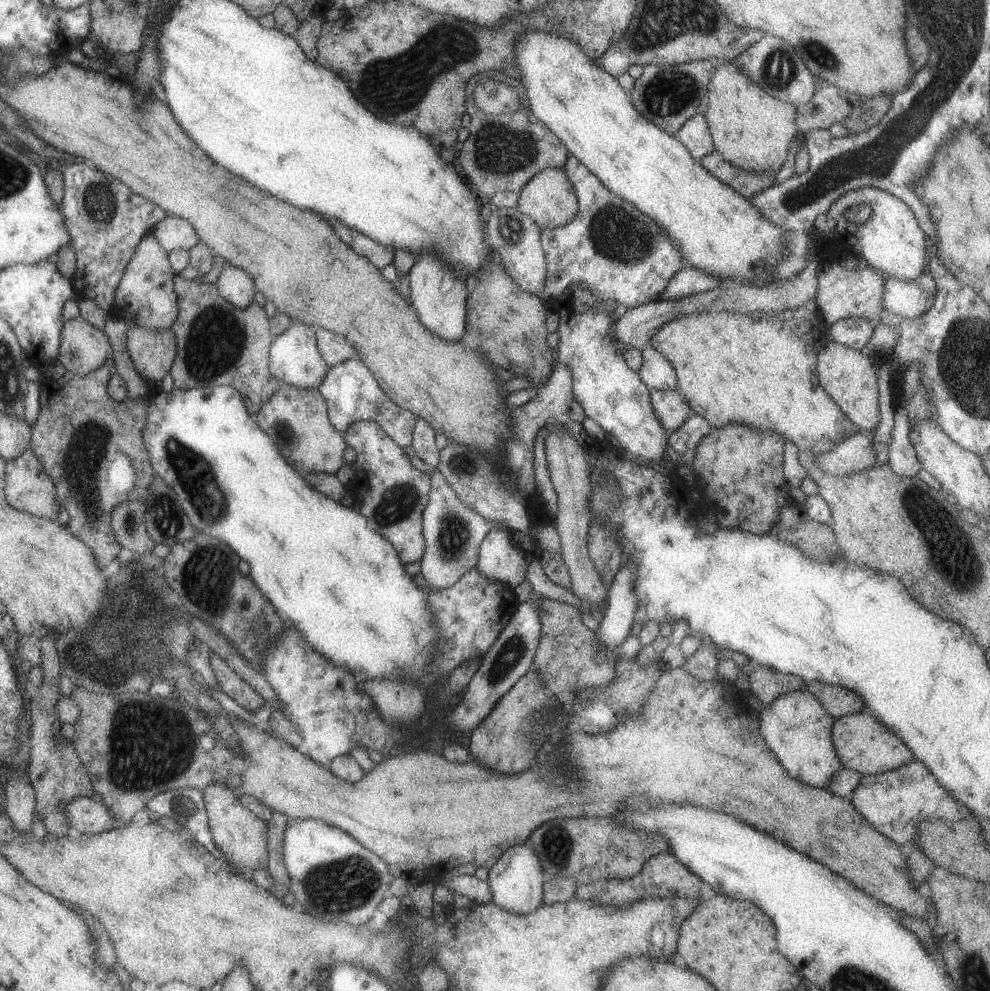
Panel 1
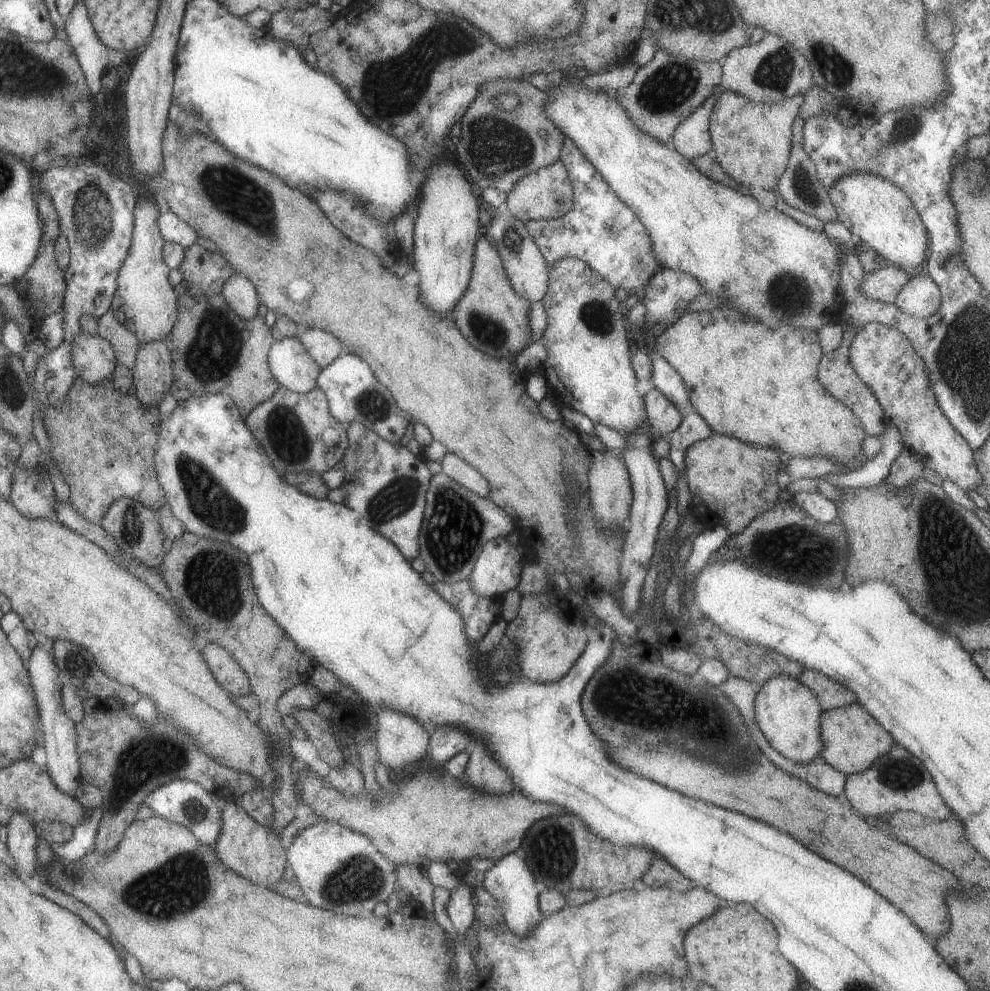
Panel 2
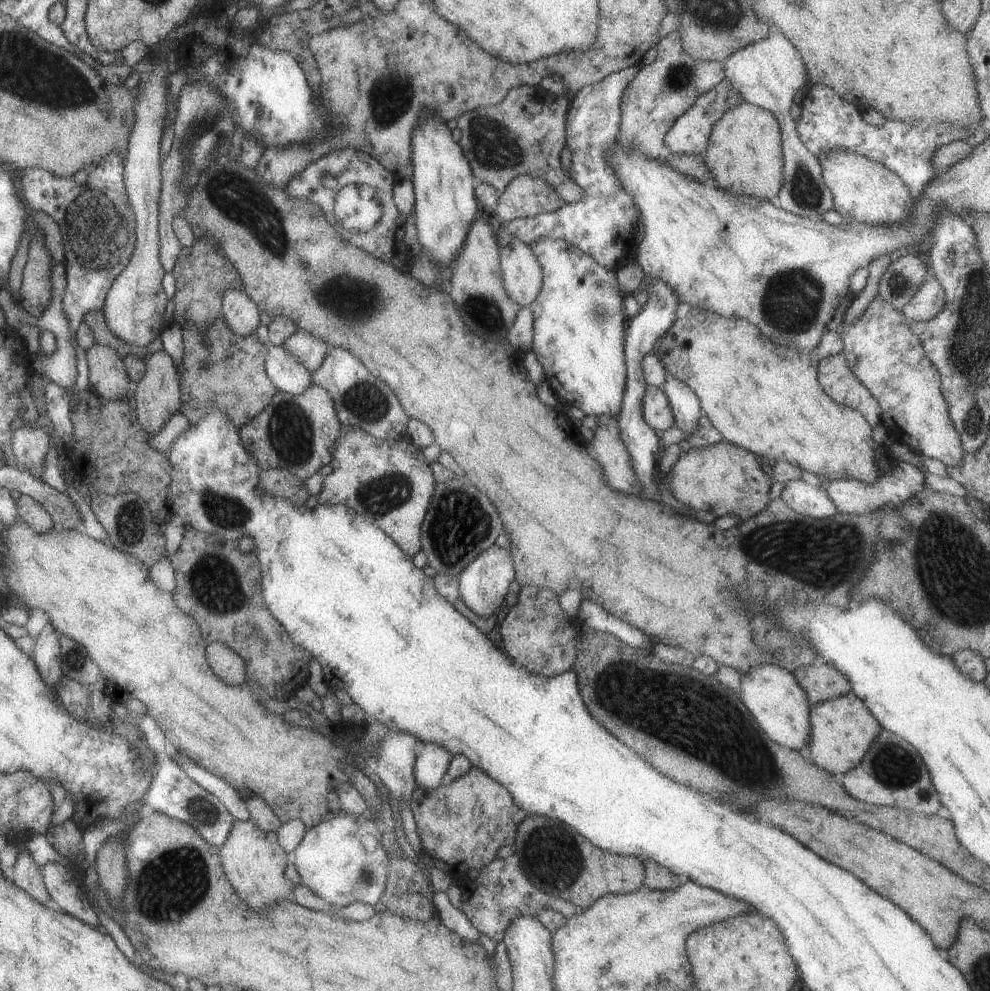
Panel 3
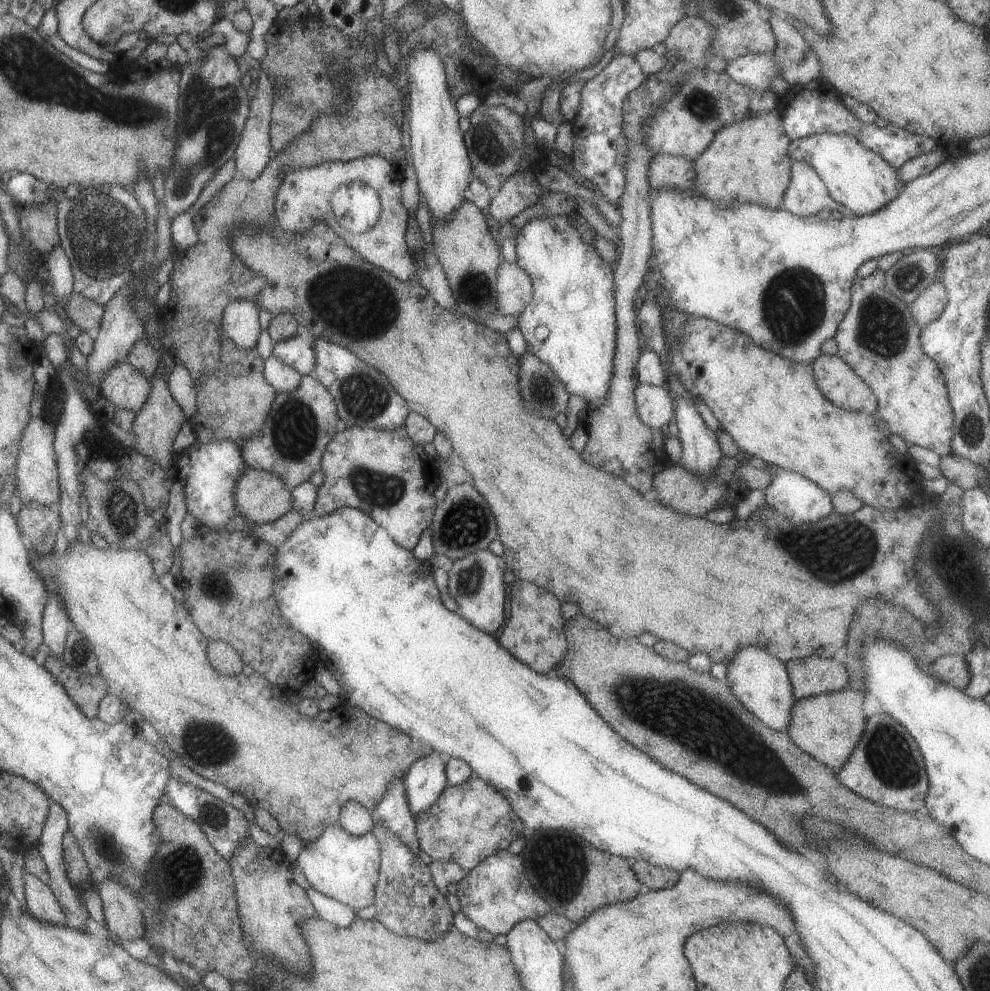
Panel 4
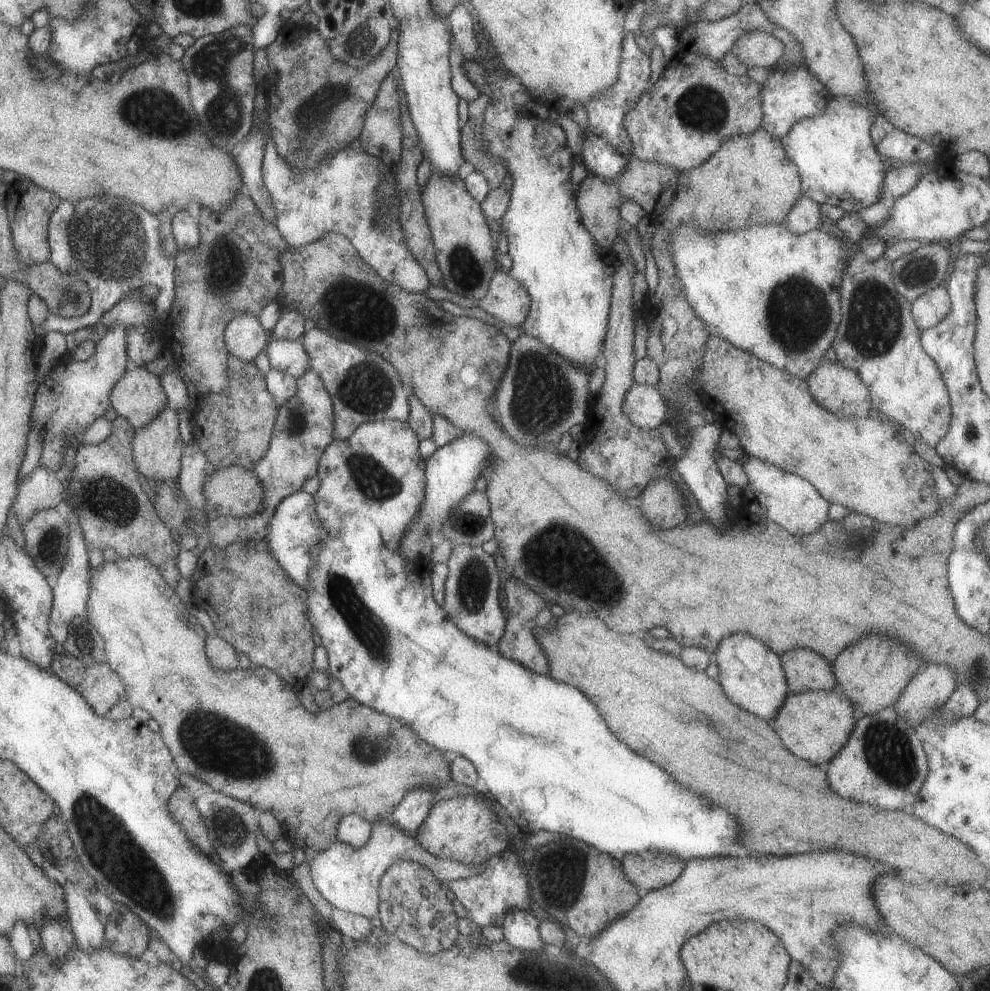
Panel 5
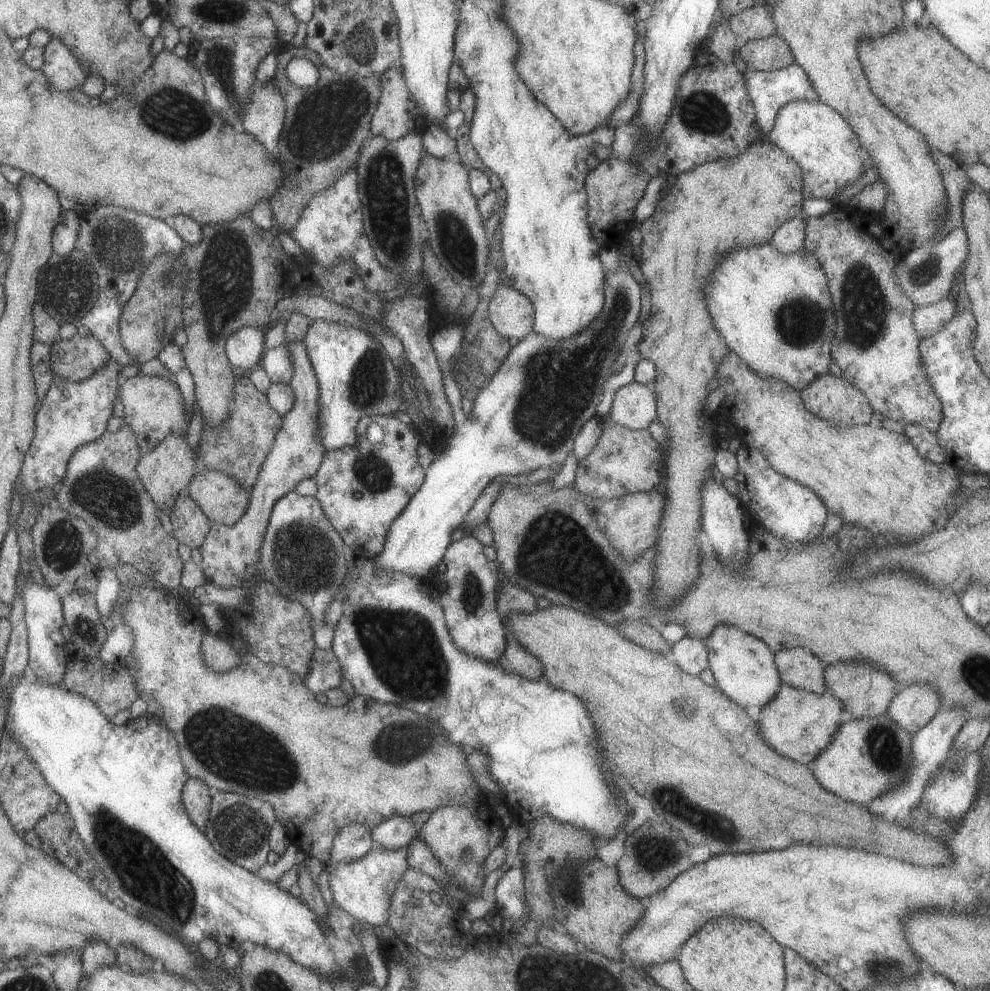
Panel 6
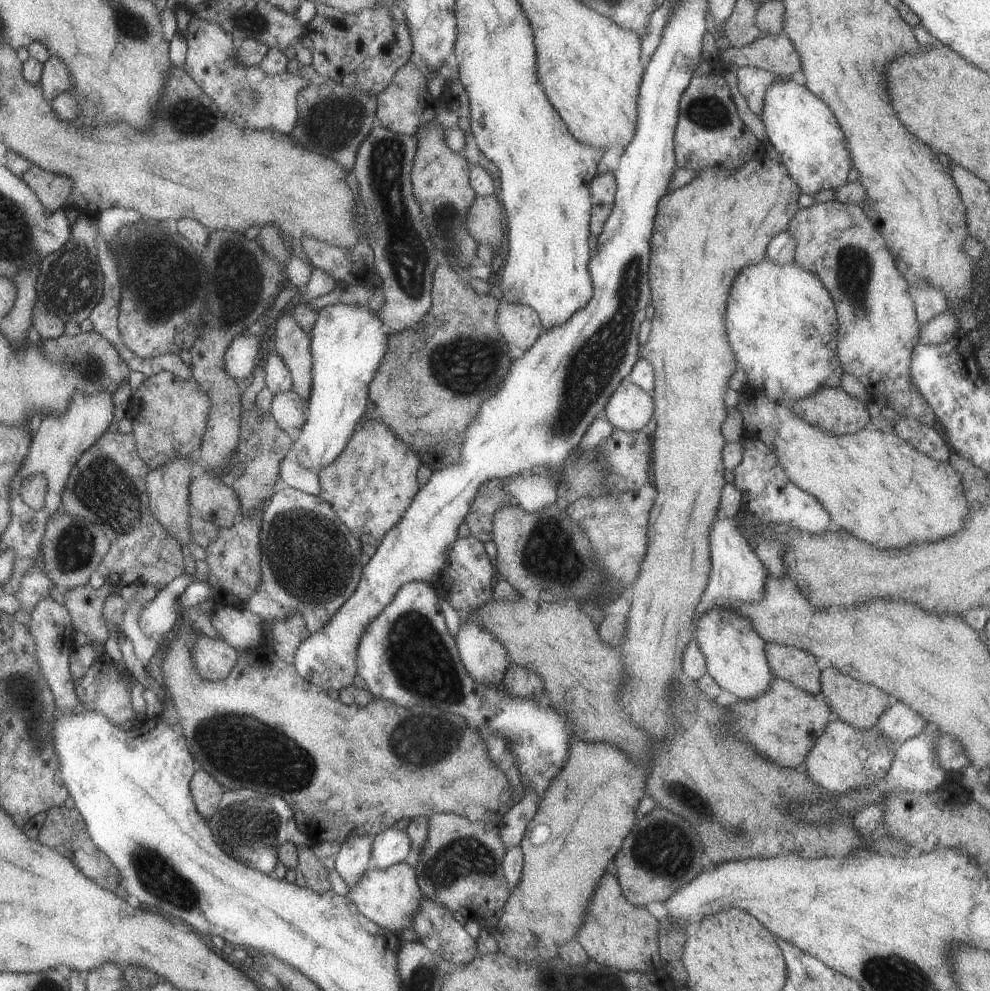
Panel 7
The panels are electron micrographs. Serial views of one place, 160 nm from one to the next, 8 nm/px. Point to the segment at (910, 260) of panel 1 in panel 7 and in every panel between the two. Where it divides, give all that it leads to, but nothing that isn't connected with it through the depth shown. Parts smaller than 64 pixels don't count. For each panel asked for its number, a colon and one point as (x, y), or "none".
2: (878, 213)
3: (864, 192)
4: (856, 178)
5: (838, 165)
6: (827, 151)
7: (799, 126)

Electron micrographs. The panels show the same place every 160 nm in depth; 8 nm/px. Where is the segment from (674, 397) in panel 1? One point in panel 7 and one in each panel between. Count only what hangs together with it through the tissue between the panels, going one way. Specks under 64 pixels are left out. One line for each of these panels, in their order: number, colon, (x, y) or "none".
2: (662, 416)
3: (655, 409)
4: (654, 405)
5: (643, 405)
6: (633, 406)
7: (629, 408)

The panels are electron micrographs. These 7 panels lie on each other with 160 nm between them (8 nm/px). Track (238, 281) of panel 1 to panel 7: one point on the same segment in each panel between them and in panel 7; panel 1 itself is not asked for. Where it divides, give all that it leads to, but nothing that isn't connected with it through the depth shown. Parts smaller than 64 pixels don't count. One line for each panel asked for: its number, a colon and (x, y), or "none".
2: (239, 294)
3: (241, 315)
4: (239, 323)
5: (244, 338)
6: (244, 348)
7: (240, 358)

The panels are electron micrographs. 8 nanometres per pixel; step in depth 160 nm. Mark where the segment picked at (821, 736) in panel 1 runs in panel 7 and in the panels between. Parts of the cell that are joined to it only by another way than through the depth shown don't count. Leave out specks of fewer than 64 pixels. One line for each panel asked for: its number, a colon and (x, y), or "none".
2: (786, 712)
3: (775, 701)
4: (759, 681)
5: (750, 674)
6: (743, 666)
7: (734, 653)

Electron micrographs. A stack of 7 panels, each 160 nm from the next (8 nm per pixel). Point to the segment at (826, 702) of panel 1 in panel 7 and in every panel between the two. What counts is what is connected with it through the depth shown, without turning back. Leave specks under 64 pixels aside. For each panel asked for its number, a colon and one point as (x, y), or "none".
2: (830, 695)
3: (821, 682)
4: (812, 676)
5: (804, 670)
6: (797, 667)
7: (794, 665)

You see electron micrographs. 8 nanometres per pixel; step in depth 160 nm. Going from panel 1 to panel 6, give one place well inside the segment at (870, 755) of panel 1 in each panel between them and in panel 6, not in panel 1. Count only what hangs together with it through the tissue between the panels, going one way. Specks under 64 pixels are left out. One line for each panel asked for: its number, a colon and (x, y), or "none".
2: (852, 740)
3: (841, 730)
4: (826, 727)
5: (813, 725)
6: (798, 724)

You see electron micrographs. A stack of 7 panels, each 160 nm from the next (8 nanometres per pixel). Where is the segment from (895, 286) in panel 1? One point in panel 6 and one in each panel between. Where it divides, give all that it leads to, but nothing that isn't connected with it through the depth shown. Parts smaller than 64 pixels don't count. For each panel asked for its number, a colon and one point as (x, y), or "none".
2: (920, 297)
3: (929, 299)
4: (927, 306)
5: (927, 310)
6: (928, 320)

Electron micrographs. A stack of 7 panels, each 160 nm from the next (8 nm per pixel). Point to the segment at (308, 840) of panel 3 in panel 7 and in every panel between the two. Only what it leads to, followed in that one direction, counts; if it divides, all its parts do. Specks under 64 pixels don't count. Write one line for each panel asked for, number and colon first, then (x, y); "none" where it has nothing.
4: (343, 867)
5: (347, 878)
6: (362, 887)
7: (390, 897)

